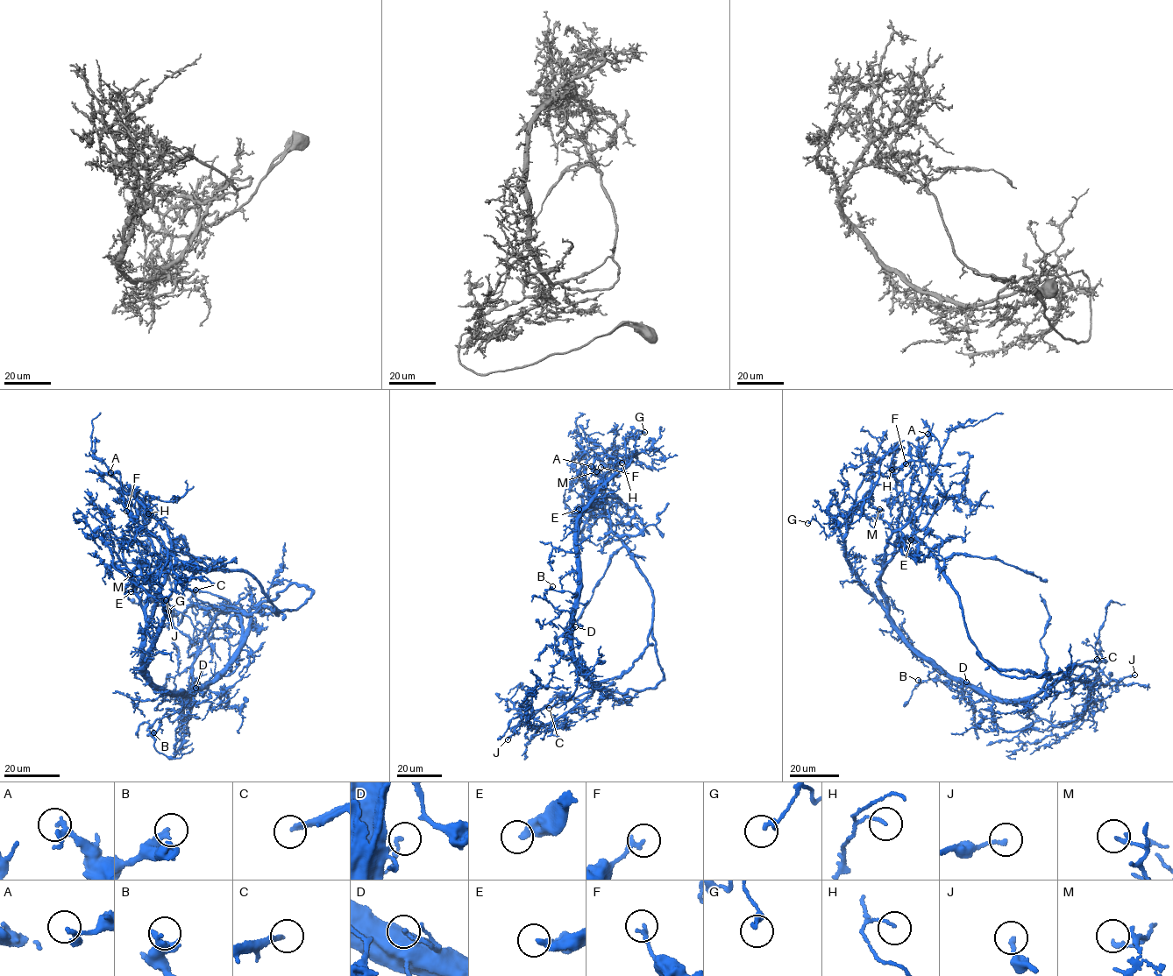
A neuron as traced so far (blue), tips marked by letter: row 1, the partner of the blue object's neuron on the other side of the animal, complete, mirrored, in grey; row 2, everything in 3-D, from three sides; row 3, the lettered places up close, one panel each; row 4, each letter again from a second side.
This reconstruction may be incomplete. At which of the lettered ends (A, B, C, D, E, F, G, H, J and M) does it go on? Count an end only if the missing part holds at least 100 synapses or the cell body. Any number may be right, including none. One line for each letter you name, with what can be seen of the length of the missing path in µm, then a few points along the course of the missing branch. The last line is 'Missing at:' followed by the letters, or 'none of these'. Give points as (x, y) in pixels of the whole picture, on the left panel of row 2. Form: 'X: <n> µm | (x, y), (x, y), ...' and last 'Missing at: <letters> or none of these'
C: 140 µm | (195, 590), (177, 598), (166, 614), (181, 654), (190, 659), (252, 648), (335, 611), (355, 615)
Missing at: C

